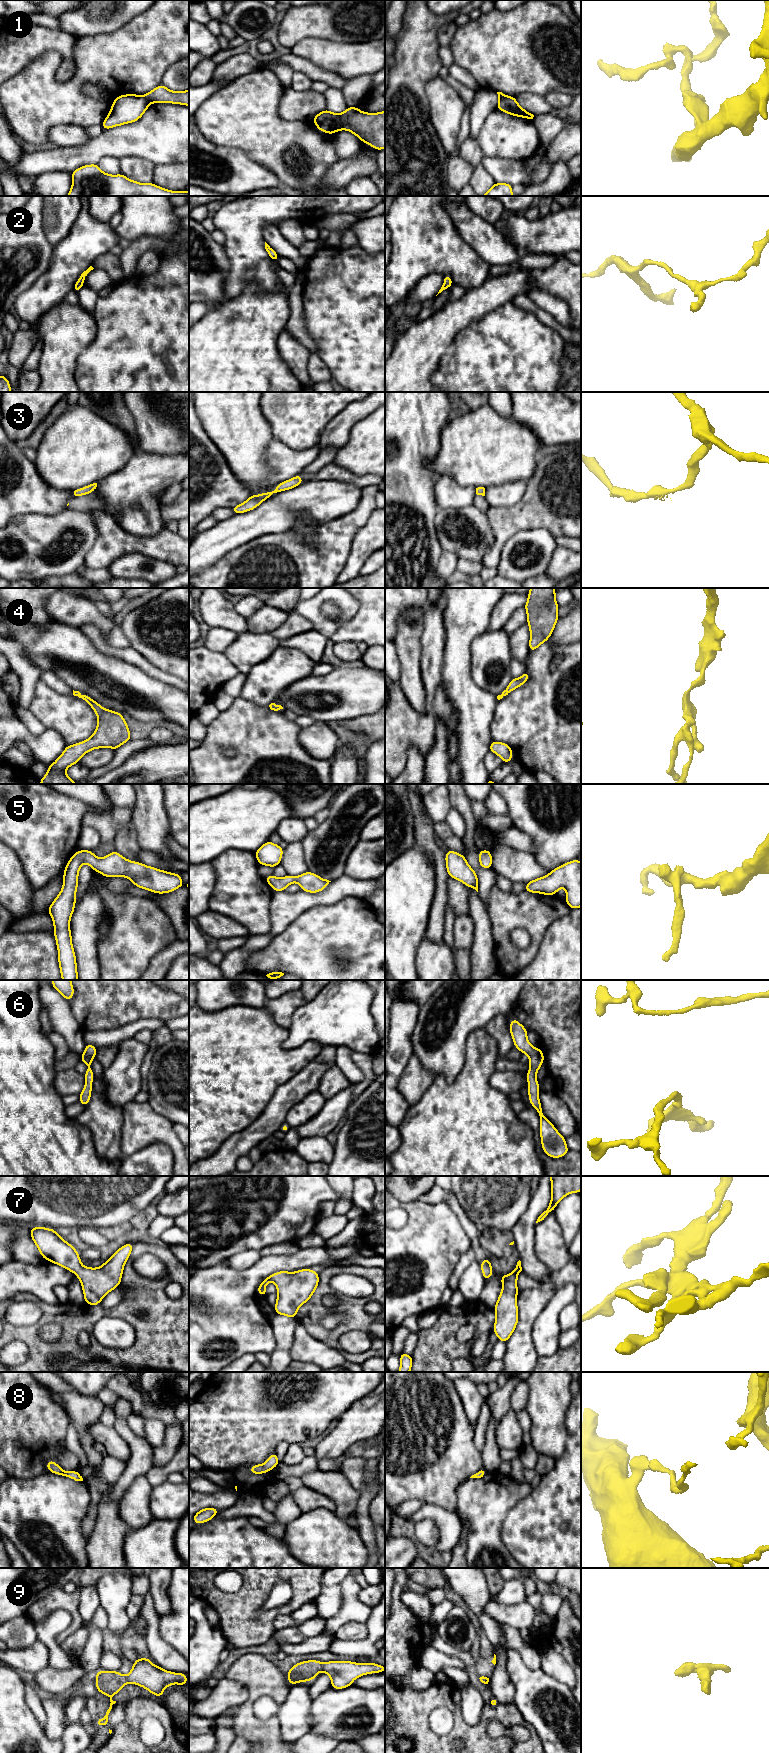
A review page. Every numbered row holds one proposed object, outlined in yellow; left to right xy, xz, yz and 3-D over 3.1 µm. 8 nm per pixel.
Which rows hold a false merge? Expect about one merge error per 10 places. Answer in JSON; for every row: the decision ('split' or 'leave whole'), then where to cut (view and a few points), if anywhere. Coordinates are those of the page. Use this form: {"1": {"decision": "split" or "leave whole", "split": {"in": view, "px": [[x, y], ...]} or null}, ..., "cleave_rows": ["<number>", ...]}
{"1": {"decision": "split", "split": {"in": "xz", "px": [[338, 114], [343, 129]]}}, "2": {"decision": "leave whole", "split": null}, "3": {"decision": "leave whole", "split": null}, "4": {"decision": "leave whole", "split": null}, "5": {"decision": "leave whole", "split": null}, "6": {"decision": "leave whole", "split": null}, "7": {"decision": "leave whole", "split": null}, "8": {"decision": "leave whole", "split": null}, "9": {"decision": "leave whole", "split": null}, "cleave_rows": ["1"]}

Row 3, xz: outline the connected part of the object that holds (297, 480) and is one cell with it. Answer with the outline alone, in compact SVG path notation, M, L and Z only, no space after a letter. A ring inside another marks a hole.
M300 474L296 475L295 477L283 481L277 485L277 487L270 491L264 492L259 495L251 495L245 502L239 504L237 506L231 507L234 514L240 514L244 512L251 511L258 507L264 500L272 497L273 494L277 494L281 491L286 491L292 488L297 487L298 485L302 484L304 480L301 478Z

